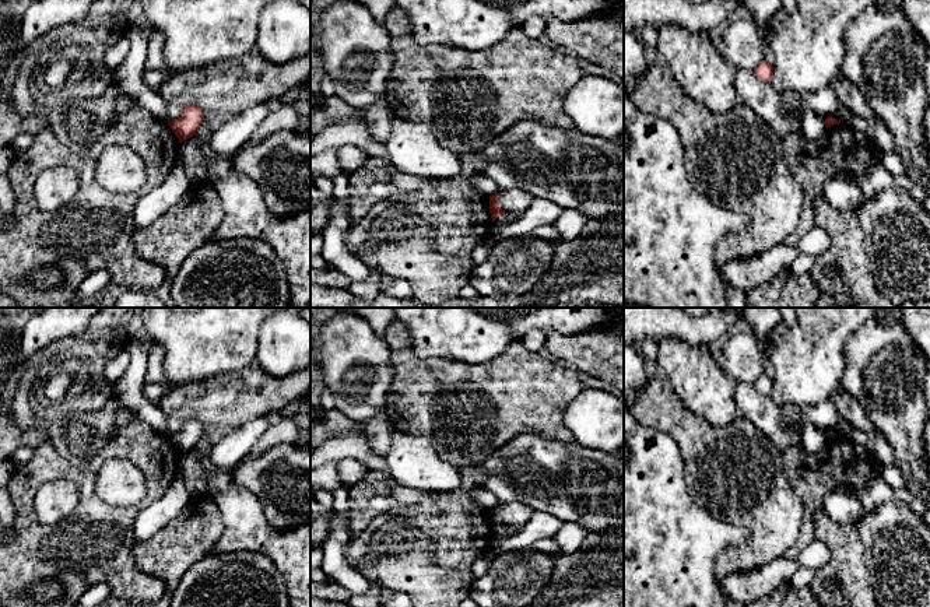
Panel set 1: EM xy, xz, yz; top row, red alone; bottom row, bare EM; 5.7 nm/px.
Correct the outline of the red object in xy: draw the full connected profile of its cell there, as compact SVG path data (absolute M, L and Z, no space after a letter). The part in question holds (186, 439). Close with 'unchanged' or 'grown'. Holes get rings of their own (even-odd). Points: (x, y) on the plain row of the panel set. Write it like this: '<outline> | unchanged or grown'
M187 418L182 422L182 429L173 435L168 435L168 438L179 452L179 456L183 456L197 446L201 432L201 422L196 418Z | unchanged

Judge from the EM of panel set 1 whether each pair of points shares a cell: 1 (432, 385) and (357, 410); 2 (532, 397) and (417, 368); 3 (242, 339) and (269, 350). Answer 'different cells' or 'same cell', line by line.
1: different cells
2: same cell
3: different cells

